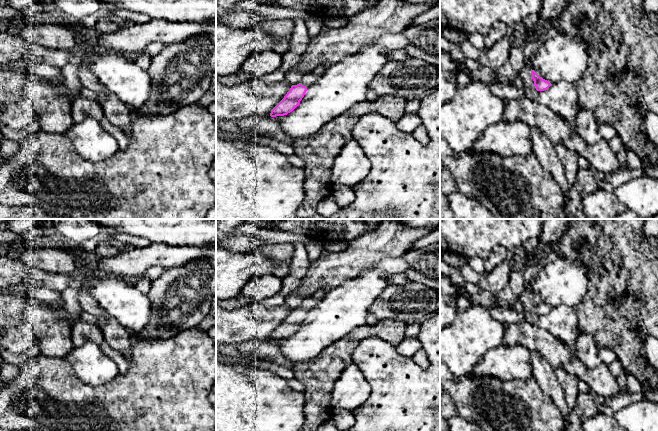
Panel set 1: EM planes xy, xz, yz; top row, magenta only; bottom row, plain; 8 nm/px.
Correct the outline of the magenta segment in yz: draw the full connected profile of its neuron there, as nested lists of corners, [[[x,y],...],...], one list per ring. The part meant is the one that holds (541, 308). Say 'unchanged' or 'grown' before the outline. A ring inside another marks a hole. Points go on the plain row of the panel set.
grown; [[[524,290],[518,300],[522,303],[525,312],[532,312],[534,309],[537,315],[544,315],[552,309],[528,290]]]

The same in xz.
grown; [[[317,291],[312,296],[304,298],[302,305],[292,309],[284,322],[271,334],[270,340],[284,340],[292,336],[304,321],[307,311],[314,308],[325,294],[324,291]]]

